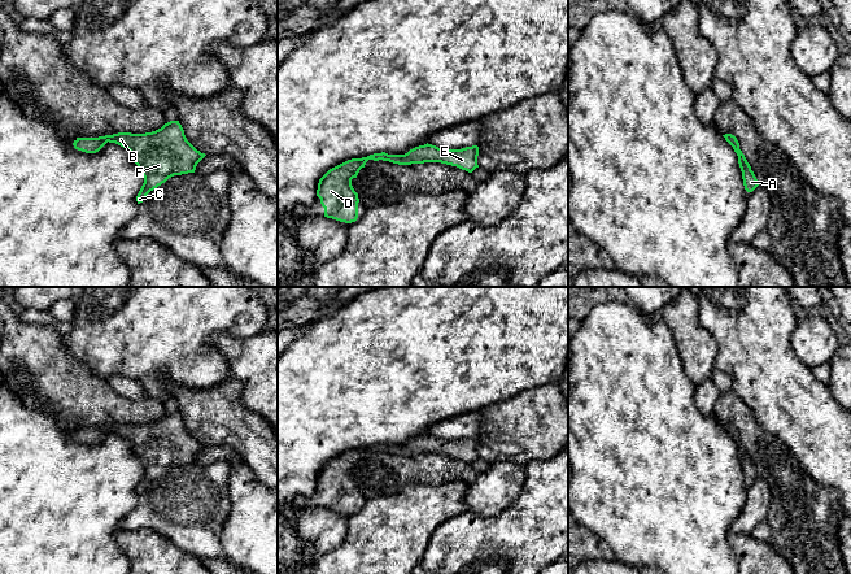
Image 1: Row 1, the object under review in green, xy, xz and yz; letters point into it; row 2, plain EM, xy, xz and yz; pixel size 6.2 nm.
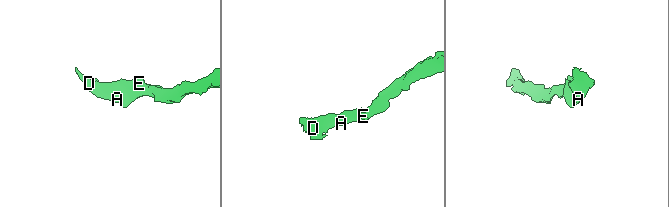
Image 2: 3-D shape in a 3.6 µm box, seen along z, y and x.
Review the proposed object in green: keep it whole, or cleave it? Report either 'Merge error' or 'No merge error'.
No merge error

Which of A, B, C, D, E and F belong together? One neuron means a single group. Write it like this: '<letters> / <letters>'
A B C D E F

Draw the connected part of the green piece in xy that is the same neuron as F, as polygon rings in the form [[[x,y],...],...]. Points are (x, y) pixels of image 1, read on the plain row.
[[[170,412],[145,425],[118,423],[99,429],[77,429],[73,436],[78,442],[96,444],[108,432],[128,440],[144,468],[136,487],[138,495],[169,469],[195,464],[197,455],[206,447],[187,431],[179,412]]]

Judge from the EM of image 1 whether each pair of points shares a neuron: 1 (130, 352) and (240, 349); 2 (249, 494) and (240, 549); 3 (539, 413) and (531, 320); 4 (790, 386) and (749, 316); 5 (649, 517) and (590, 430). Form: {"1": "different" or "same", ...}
{"1": "different", "2": "same", "3": "different", "4": "same", "5": "same"}

